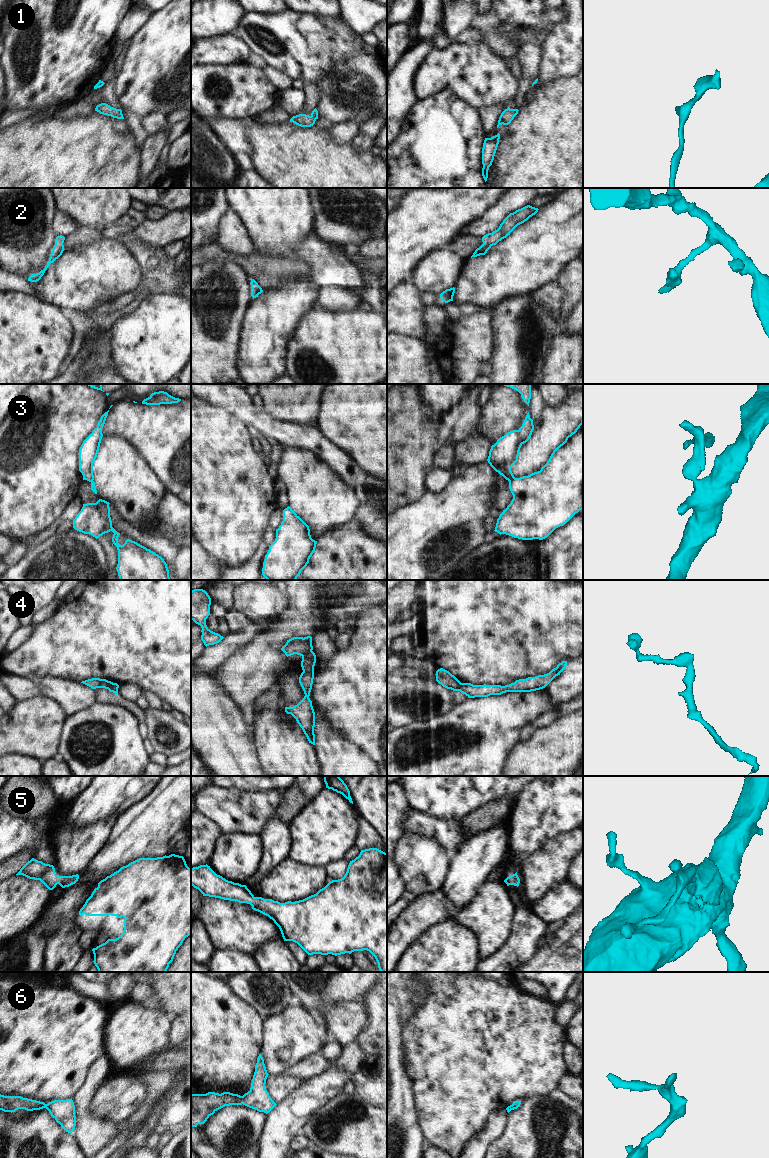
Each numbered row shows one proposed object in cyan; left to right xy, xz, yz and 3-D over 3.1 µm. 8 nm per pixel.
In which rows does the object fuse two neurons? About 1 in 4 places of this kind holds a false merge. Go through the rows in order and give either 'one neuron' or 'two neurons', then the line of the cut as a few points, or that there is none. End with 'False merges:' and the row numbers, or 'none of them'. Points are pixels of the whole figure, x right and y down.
1: one neuron; no cut
2: one neuron; no cut
3: two neurons; cut in yz along (514, 477), (509, 482)
4: two neurons; cut in xz along (311, 650), (302, 656)
5: one neuron; no cut
6: one neuron; no cut
False merges: 3, 4

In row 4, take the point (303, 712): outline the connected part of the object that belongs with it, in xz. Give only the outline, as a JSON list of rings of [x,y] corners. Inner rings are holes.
[[[313,651],[302,656],[301,667],[303,672],[299,677],[299,683],[304,691],[304,698],[293,707],[285,707],[285,712],[291,714],[302,728],[309,743],[315,745],[315,712],[310,700],[310,692],[314,679],[314,666],[316,655]]]

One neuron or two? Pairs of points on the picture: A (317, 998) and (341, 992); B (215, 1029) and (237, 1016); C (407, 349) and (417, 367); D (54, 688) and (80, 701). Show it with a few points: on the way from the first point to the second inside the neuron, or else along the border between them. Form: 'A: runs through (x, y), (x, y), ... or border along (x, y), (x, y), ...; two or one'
A: runs through (323, 992), (335, 992); one
B: runs through (220, 1029), (224, 1029), (232, 1021); one
C: runs through (407, 353), (407, 357), (413, 363); one
D: runs through (60, 689), (74, 697); one

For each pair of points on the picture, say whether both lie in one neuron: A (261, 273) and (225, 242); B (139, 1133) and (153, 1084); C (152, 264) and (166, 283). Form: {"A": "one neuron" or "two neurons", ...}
{"A": "two neurons", "B": "one neuron", "C": "one neuron"}

